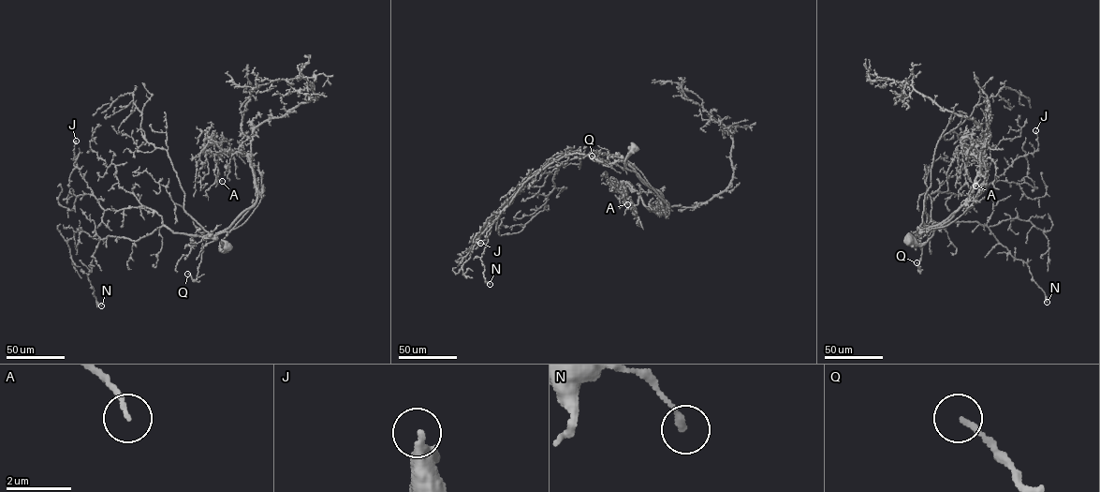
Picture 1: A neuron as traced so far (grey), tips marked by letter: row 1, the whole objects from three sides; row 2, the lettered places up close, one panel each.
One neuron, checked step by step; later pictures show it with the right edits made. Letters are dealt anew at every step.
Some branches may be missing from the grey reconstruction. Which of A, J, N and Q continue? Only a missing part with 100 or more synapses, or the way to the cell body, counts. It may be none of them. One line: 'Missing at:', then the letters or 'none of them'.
Missing at: none of them

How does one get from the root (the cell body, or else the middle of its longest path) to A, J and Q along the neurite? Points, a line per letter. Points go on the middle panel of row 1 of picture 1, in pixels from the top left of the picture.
A: (632, 147), (625, 167), (659, 192), (662, 201), (647, 207), (627, 186), (627, 204)
J: (632, 147), (625, 167), (654, 189), (623, 162), (566, 152), (522, 180), (484, 227), (476, 247), (480, 243)
Q: (632, 147), (625, 167), (654, 189), (614, 158), (623, 157), (599, 161), (592, 156)

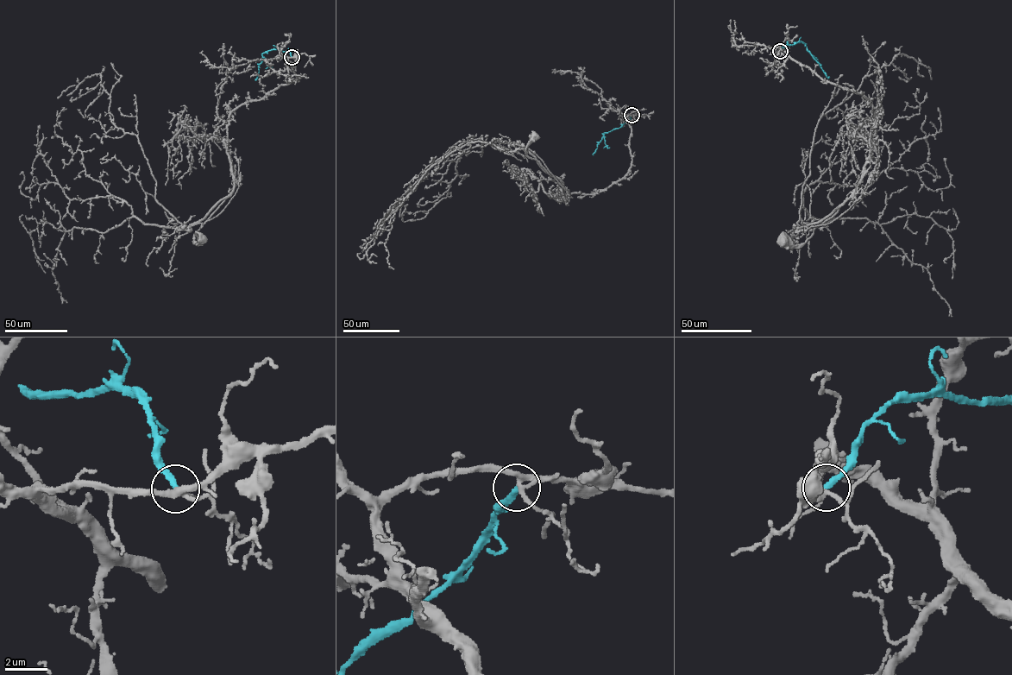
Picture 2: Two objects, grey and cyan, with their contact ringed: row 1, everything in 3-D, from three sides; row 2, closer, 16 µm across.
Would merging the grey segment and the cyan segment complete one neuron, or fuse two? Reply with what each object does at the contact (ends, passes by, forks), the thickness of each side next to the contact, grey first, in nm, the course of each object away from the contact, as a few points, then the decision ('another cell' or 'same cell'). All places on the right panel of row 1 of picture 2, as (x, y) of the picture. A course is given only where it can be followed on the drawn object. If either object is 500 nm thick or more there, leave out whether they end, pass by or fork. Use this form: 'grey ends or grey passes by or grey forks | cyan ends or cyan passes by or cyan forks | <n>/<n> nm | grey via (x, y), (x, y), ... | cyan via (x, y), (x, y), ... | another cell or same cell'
grey forks | cyan ends | 260/280 nm | grey via (779, 50), (823, 80), (867, 98), (876, 121), (870, 160), (858, 188), (803, 243), (782, 242) | cyan via (780, 50), (784, 45), (801, 41), (805, 43), (829, 77) | another cell

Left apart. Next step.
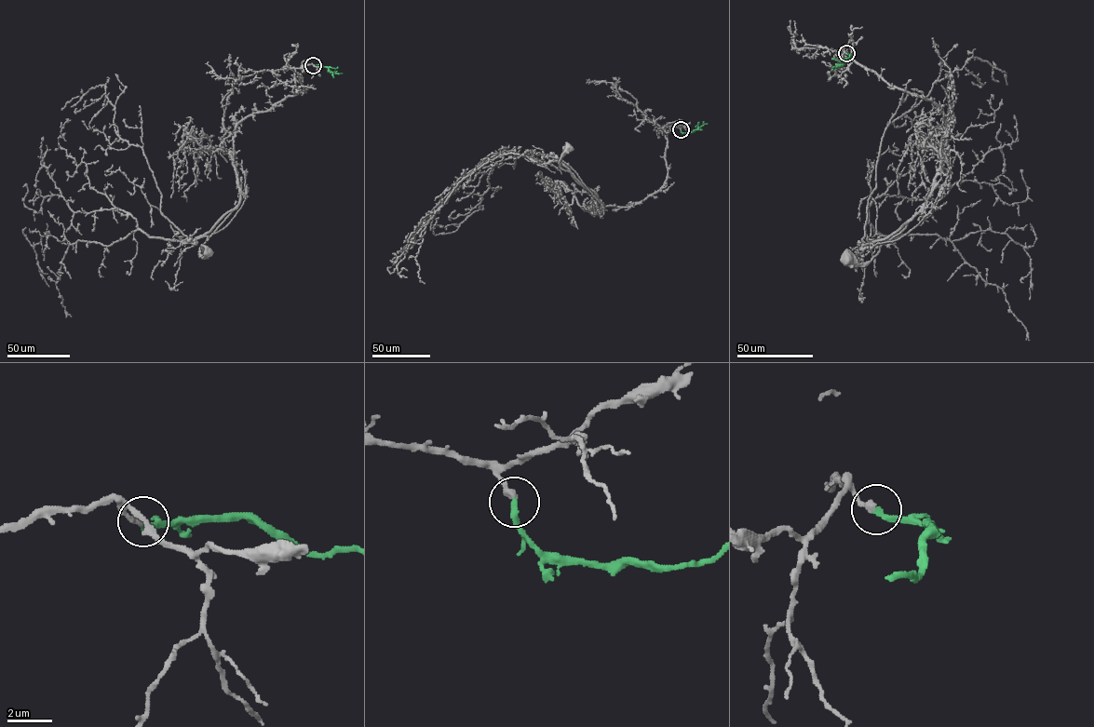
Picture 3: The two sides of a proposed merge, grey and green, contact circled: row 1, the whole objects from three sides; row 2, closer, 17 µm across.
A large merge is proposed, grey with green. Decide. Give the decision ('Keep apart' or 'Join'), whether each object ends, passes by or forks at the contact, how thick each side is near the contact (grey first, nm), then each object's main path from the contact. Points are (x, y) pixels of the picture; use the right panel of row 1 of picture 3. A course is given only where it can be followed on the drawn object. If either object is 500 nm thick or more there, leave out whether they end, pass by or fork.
Join. At the ring grey ends. At the ring green ends. Thickness 320 nm (grey) against 280 nm. Course of grey: (846, 53), (890, 86), (938, 105), (947, 127), (940, 171), (927, 202), (869, 262), (846, 260). Course of green: (846, 53), (849, 54), (848, 58), (832, 67)

